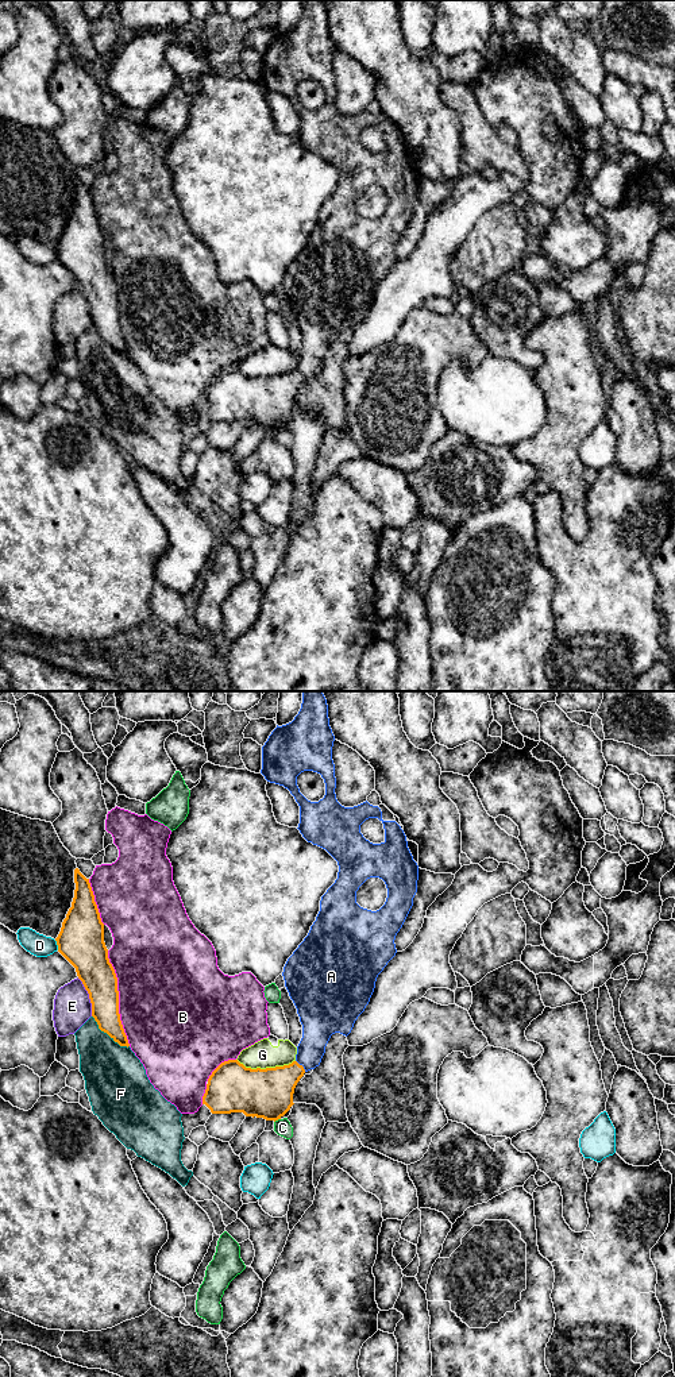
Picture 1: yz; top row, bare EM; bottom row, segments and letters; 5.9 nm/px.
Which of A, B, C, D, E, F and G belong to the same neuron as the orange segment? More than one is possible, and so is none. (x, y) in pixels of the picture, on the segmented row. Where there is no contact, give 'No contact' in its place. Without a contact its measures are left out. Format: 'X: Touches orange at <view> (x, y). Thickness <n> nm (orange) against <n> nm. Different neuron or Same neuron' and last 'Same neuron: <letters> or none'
A: Touches orange at yz (301, 1065). Thickness 280 nm (orange) against 190 nm. Same neuron
B: Touches orange at yz (118, 998). Thickness 200 nm (orange) against 500 nm. Different neuron
C: Touches orange at yz (277, 1119). Thickness 300 nm (orange) against 100 nm. Different neuron
D: Touches orange at yz (57, 944). Thickness 280 nm (orange) against 140 nm. Different neuron
E: Touches orange at yz (89, 996). Thickness 220 nm (orange) against 220 nm. Different neuron
F: Touches orange at yz (108, 1034). Thickness 180 nm (orange) against 360 nm. Different neuron
G: Touches orange at yz (266, 1068). Thickness 300 nm (orange) against 160 nm. Different neuron
Same neuron: A

